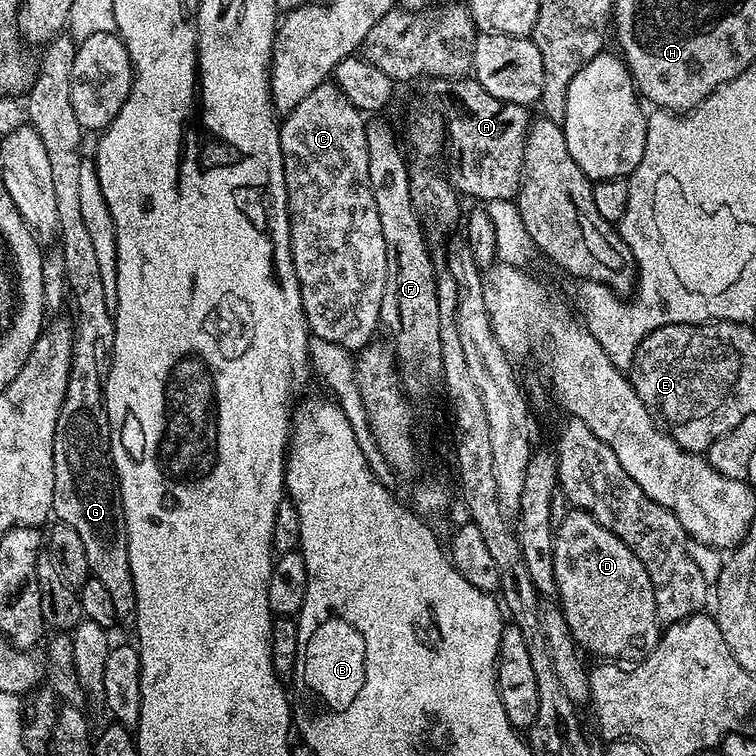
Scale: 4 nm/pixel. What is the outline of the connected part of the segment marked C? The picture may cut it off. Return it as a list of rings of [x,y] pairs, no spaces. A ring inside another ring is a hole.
[[[335,83],[319,84],[313,92],[306,94],[298,106],[283,117],[280,126],[280,145],[284,155],[284,173],[288,187],[288,223],[292,226],[292,261],[296,277],[300,283],[304,316],[308,320],[311,334],[336,342],[349,350],[365,348],[373,343],[372,336],[381,327],[380,311],[382,310],[382,294],[386,290],[386,238],[382,238],[382,222],[378,222],[378,206],[374,206],[374,190],[370,190],[370,158],[366,150],[366,120],[365,117],[345,98]]]

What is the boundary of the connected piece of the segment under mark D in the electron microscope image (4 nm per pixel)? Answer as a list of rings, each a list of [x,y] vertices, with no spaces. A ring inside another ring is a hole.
[[[572,510],[569,513],[561,524],[559,521],[554,542],[554,578],[558,603],[568,623],[569,634],[585,653],[588,651],[600,656],[596,658],[603,658],[608,662],[645,660],[655,650],[662,631],[660,619],[656,616],[654,586],[650,582],[646,566],[642,566],[638,554],[634,554],[634,550],[630,550],[630,546],[626,546],[622,538],[606,530],[606,526],[597,522],[591,512]]]

